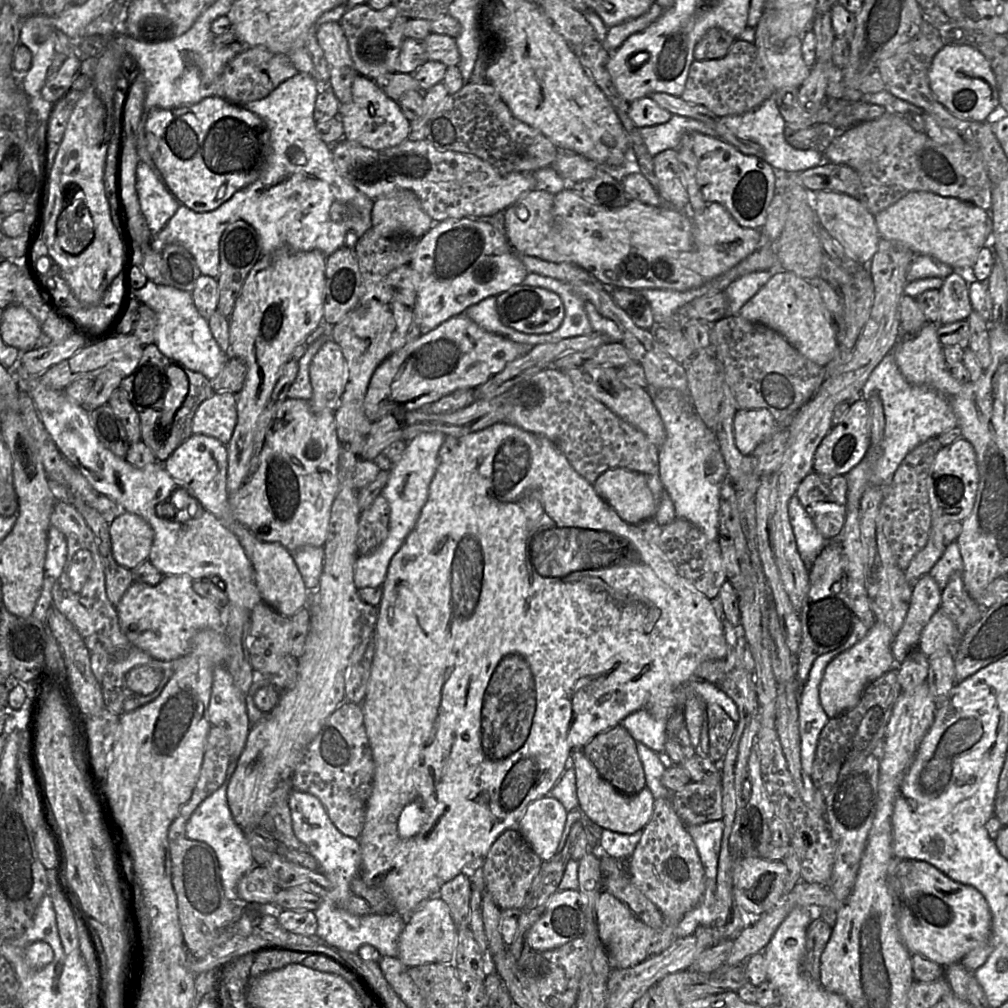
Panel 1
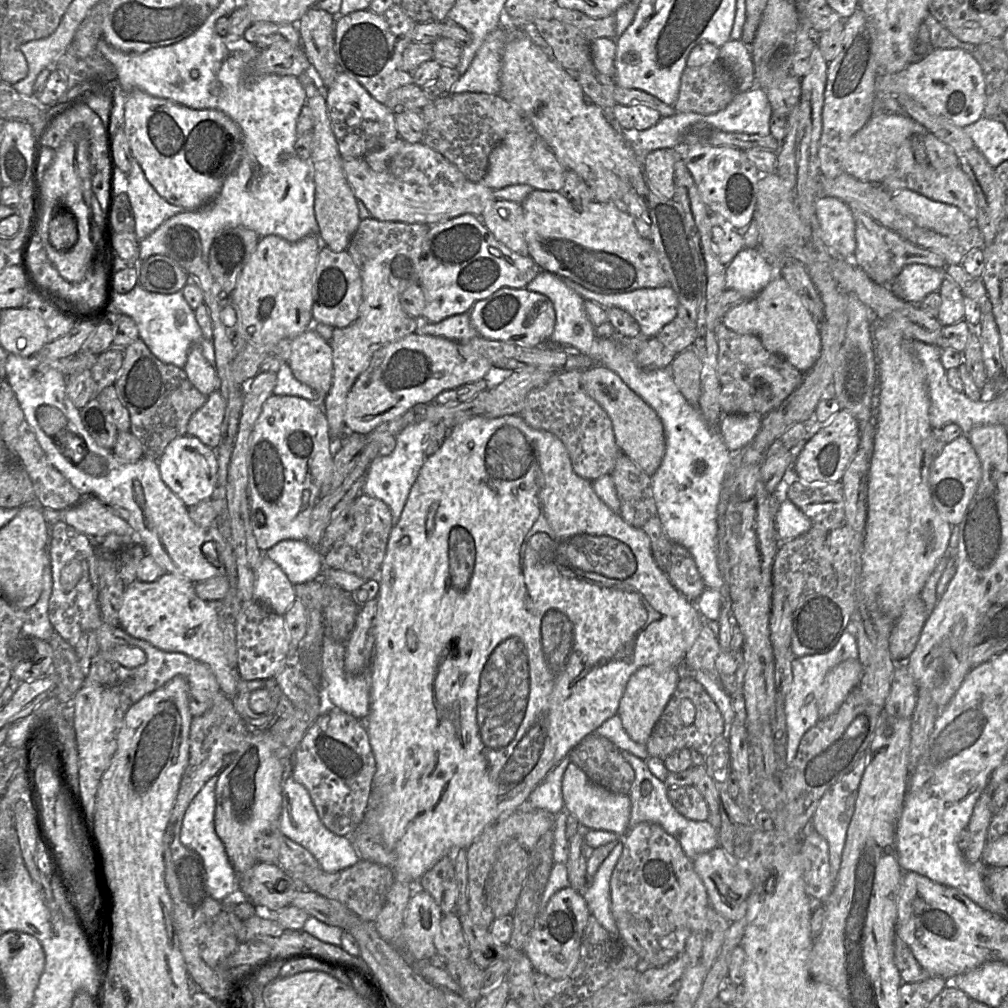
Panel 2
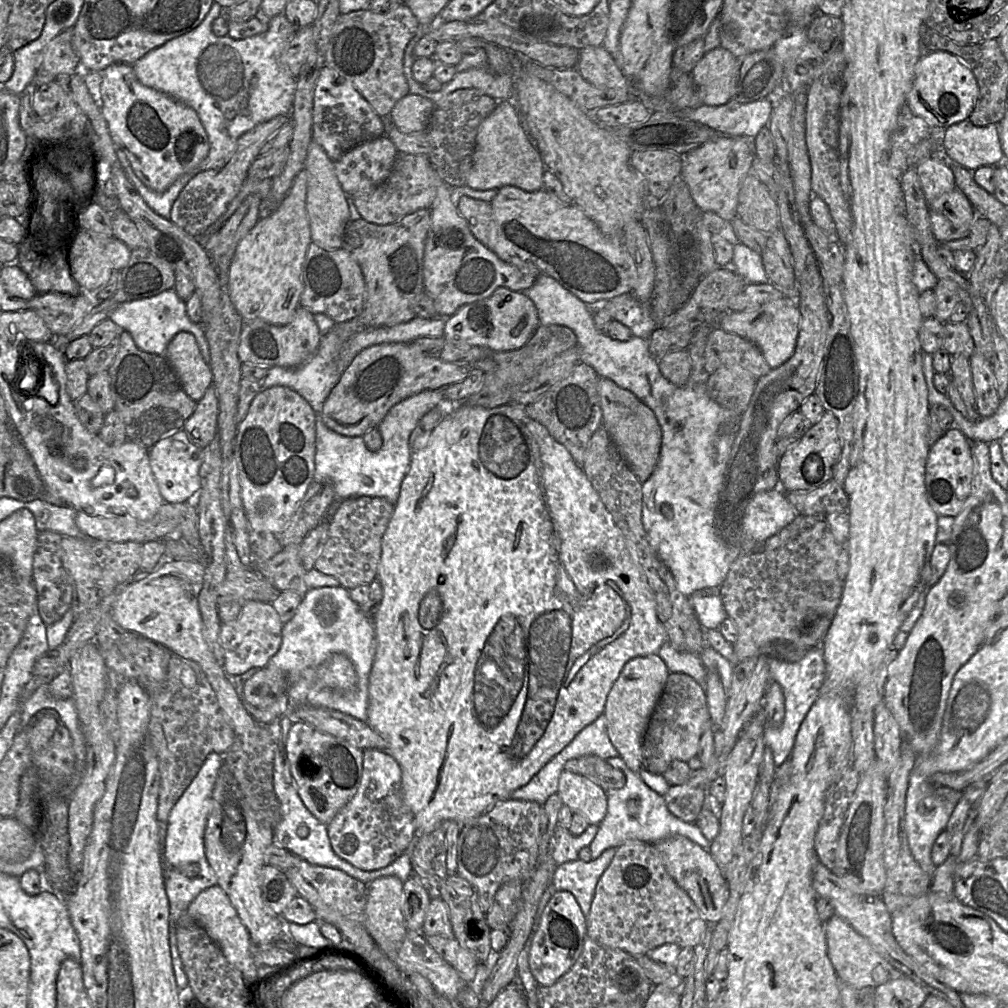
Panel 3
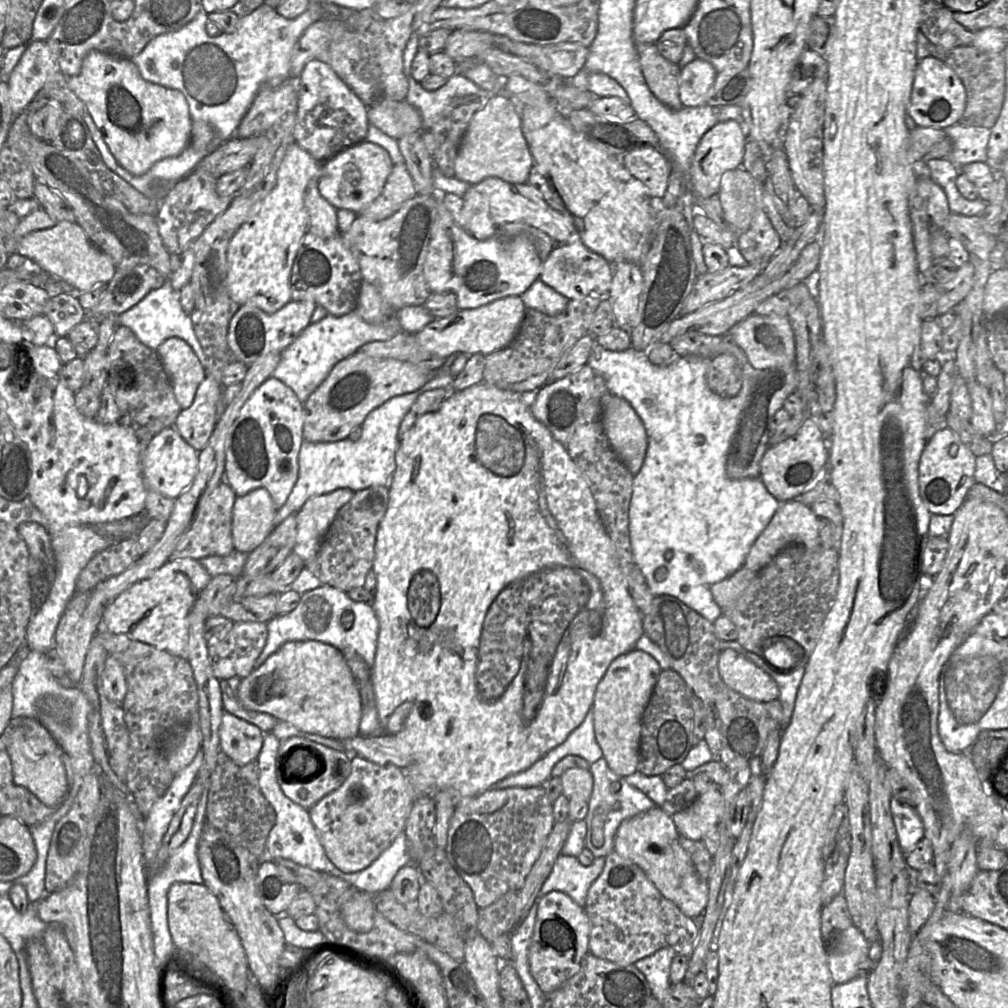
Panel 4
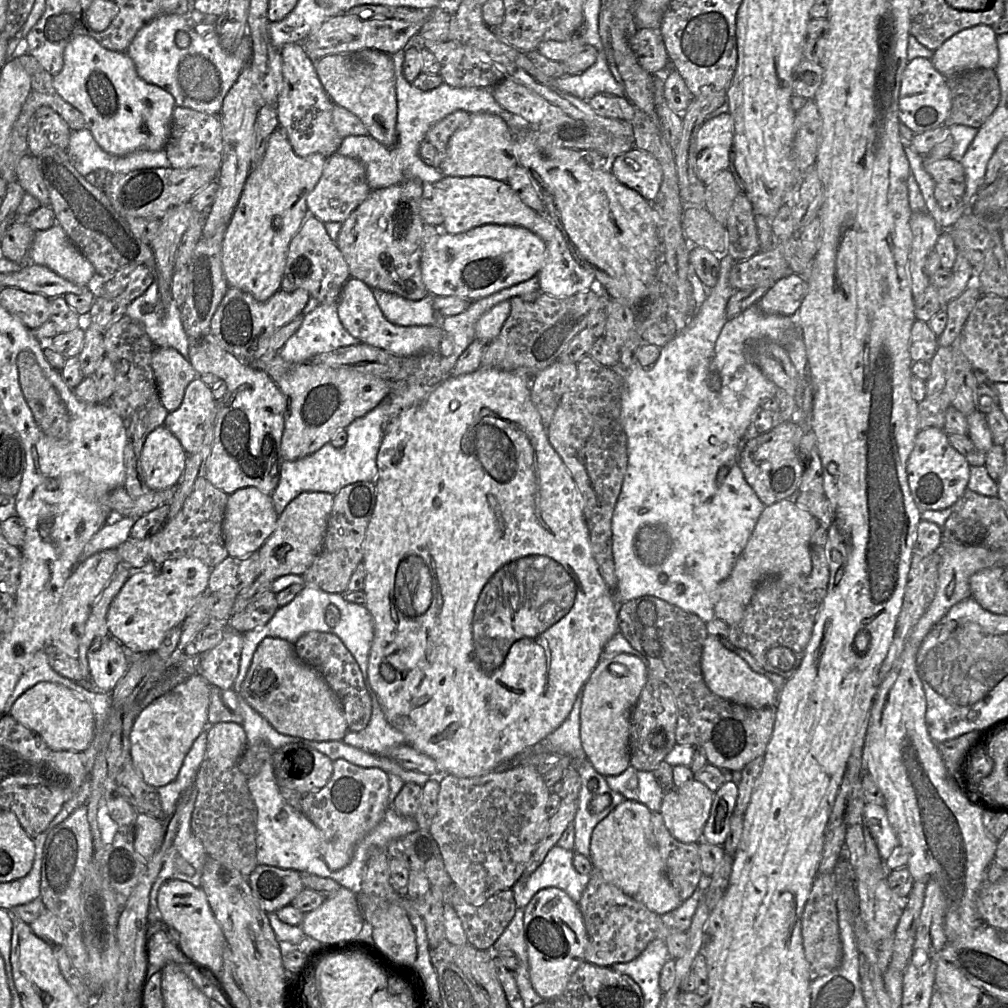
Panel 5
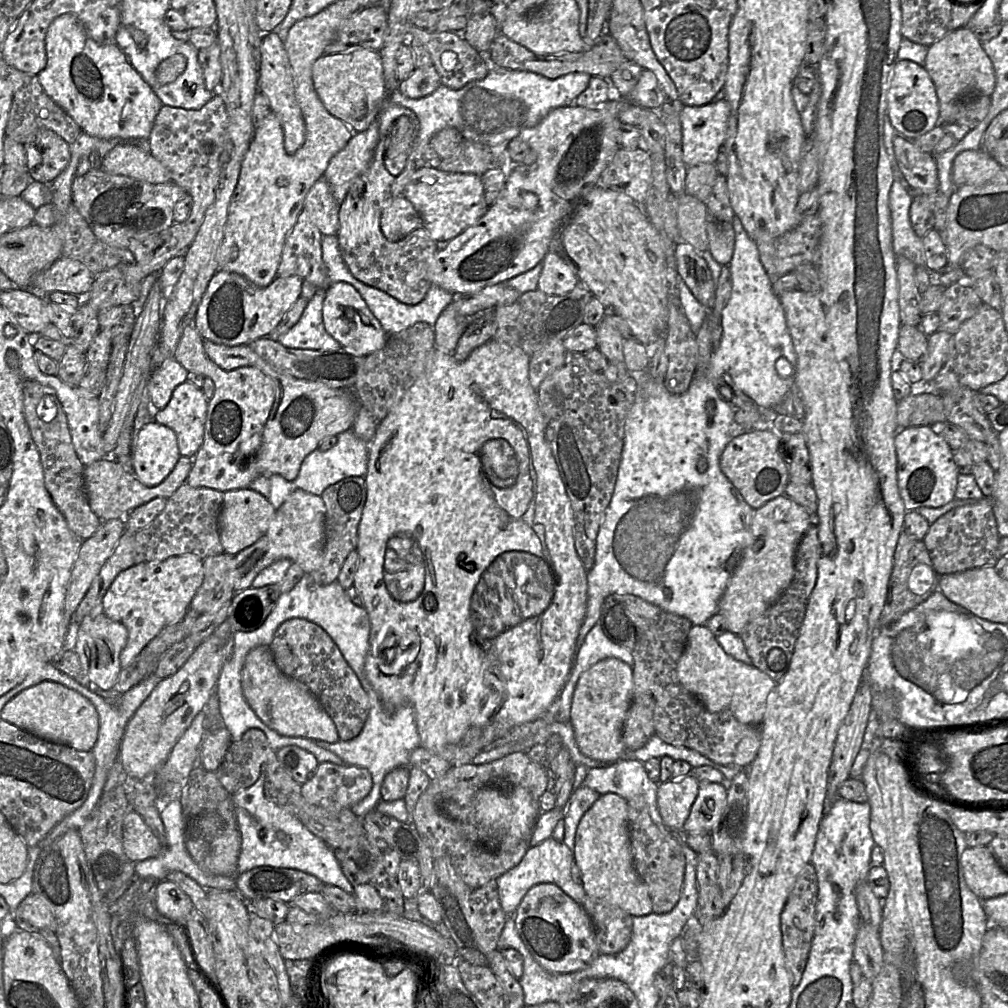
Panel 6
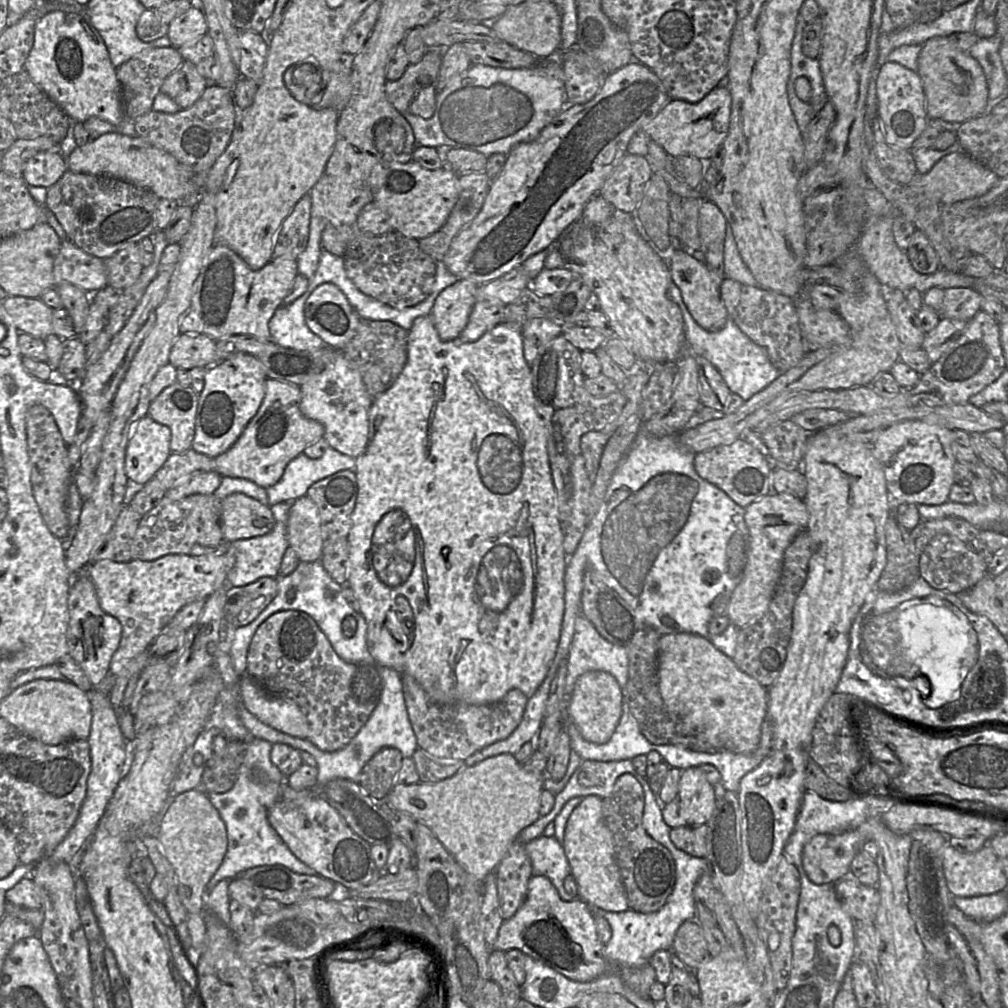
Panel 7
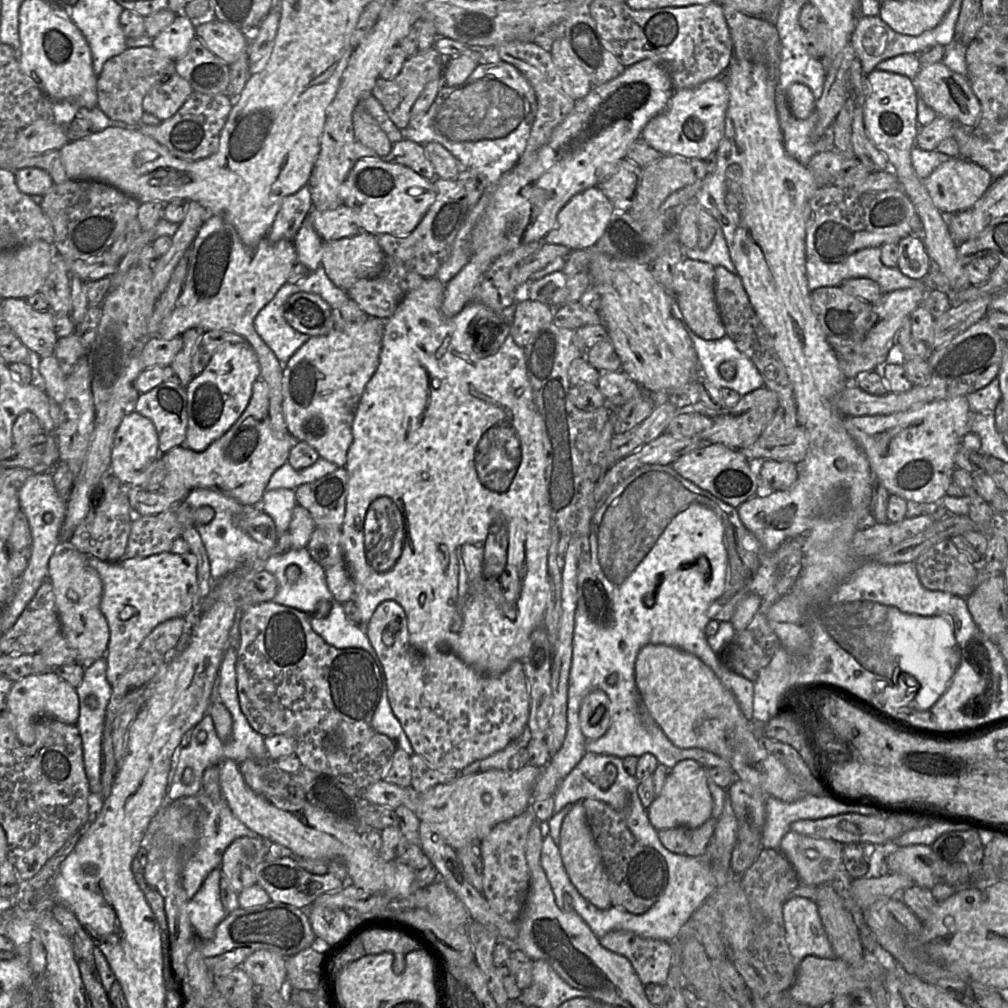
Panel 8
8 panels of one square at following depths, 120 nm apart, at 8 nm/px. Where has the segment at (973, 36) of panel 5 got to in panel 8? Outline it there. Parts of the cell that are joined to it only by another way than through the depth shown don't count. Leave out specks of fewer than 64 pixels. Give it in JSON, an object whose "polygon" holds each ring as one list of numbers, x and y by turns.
{"polygon":[[941,62,921,65,913,79,918,97,938,115,966,128,974,128,981,117,981,104,974,94,967,76,950,70]]}

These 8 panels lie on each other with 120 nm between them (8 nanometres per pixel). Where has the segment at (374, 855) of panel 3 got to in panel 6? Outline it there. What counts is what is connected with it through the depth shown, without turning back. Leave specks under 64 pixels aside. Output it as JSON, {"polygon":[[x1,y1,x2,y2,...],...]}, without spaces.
{"polygon":[[324,762,319,763,312,777,301,785,301,791,310,804,352,811,370,793,372,785,372,776,366,768]]}

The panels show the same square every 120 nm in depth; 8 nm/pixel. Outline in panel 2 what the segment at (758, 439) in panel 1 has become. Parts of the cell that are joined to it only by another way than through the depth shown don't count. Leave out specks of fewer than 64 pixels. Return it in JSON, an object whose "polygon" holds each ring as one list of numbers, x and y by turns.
{"polygon":[[757,413,723,415,718,431,732,453,749,445,757,436,763,416]]}

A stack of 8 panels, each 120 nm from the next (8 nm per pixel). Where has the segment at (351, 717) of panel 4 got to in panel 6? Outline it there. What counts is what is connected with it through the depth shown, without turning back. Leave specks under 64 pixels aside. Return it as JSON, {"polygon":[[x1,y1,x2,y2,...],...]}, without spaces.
{"polygon":[[269,646,253,648,242,668,243,696,259,719,277,733,289,737,334,743,339,740,337,728,308,687,283,674,276,665]]}

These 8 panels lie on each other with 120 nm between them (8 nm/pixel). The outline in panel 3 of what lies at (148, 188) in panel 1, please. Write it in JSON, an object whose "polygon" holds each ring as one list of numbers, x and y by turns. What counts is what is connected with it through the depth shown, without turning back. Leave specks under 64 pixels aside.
{"polygon":[[115,144,114,150,122,169,147,206,159,216,169,219,173,203,192,175,183,177,174,188,168,188,163,195,159,195,159,193,147,189,148,187,138,179,125,153]]}

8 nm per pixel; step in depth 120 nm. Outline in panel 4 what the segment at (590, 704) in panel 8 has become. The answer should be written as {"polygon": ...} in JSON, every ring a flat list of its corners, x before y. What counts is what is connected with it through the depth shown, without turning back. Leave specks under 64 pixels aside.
{"polygon":[[634,649,615,658,597,686,592,706,595,737,609,768,619,776,637,771,642,716,661,672,655,658]]}

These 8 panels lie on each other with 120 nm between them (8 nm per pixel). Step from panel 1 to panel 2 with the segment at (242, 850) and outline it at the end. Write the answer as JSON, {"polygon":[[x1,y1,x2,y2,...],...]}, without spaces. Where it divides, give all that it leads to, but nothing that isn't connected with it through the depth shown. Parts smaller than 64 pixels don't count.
{"polygon":[[220,770,203,786,187,808,182,821,180,841,183,846,193,850,202,858,211,896,218,901,222,901,225,905,234,905,235,892,239,888,239,876,231,865,214,826,215,789,219,775]]}

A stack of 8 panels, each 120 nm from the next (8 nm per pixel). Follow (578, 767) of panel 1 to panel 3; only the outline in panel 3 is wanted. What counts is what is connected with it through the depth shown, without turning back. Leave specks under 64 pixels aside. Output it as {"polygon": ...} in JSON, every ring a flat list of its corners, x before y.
{"polygon":[[563,770,558,794,565,805,583,815,589,824,598,825,606,816,606,791,583,775]]}

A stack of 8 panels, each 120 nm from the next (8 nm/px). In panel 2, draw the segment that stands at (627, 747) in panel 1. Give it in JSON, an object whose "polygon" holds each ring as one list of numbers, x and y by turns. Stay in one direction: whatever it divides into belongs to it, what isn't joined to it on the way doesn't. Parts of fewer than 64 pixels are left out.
{"polygon":[[591,733,579,743,571,753,571,761,585,772,588,778,609,791,628,795,635,779,632,766,624,759,622,751,609,739]]}

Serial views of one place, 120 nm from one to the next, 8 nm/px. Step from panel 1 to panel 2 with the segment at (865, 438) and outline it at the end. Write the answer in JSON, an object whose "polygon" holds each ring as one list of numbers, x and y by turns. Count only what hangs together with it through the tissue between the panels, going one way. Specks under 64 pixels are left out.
{"polygon":[[841,410,828,422,821,423,823,427,813,437,803,443,791,466,797,479,811,484,840,481,851,463,860,442,859,423,846,410]]}

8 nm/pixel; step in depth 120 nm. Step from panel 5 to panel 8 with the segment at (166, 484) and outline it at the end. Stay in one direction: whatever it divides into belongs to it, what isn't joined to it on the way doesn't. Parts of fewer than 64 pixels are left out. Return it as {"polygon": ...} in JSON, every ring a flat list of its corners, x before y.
{"polygon":[[133,411,123,418,115,433,111,471,125,485,142,488,150,479,162,454,153,422,137,411]]}

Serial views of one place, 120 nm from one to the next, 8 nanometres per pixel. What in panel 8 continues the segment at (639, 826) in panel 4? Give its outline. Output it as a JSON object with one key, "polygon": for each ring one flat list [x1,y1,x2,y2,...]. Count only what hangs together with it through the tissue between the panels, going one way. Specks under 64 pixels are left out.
{"polygon":[[582,801,574,803,563,819,560,829,559,850,564,868,571,883,582,897,601,910,612,906,608,881,600,850,595,842,591,829,586,819]]}

